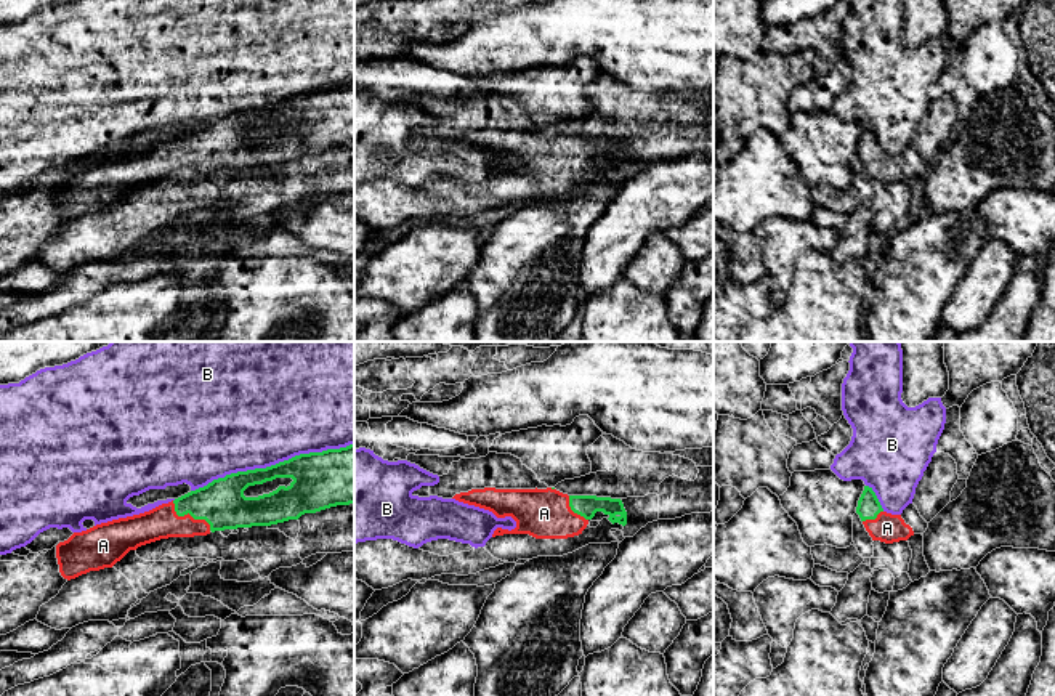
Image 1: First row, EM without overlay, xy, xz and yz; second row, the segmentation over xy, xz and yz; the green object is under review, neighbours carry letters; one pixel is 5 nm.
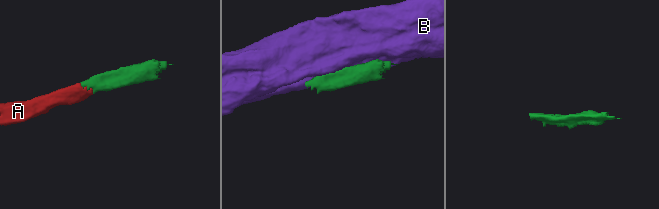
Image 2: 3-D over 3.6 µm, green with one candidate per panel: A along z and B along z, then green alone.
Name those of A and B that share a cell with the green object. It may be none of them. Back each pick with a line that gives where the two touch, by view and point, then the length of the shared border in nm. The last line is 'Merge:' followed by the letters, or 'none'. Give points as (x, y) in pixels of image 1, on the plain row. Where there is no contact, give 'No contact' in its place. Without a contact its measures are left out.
A: Touches green at xy (189, 154). Shared border 240 nm
Merge: A

